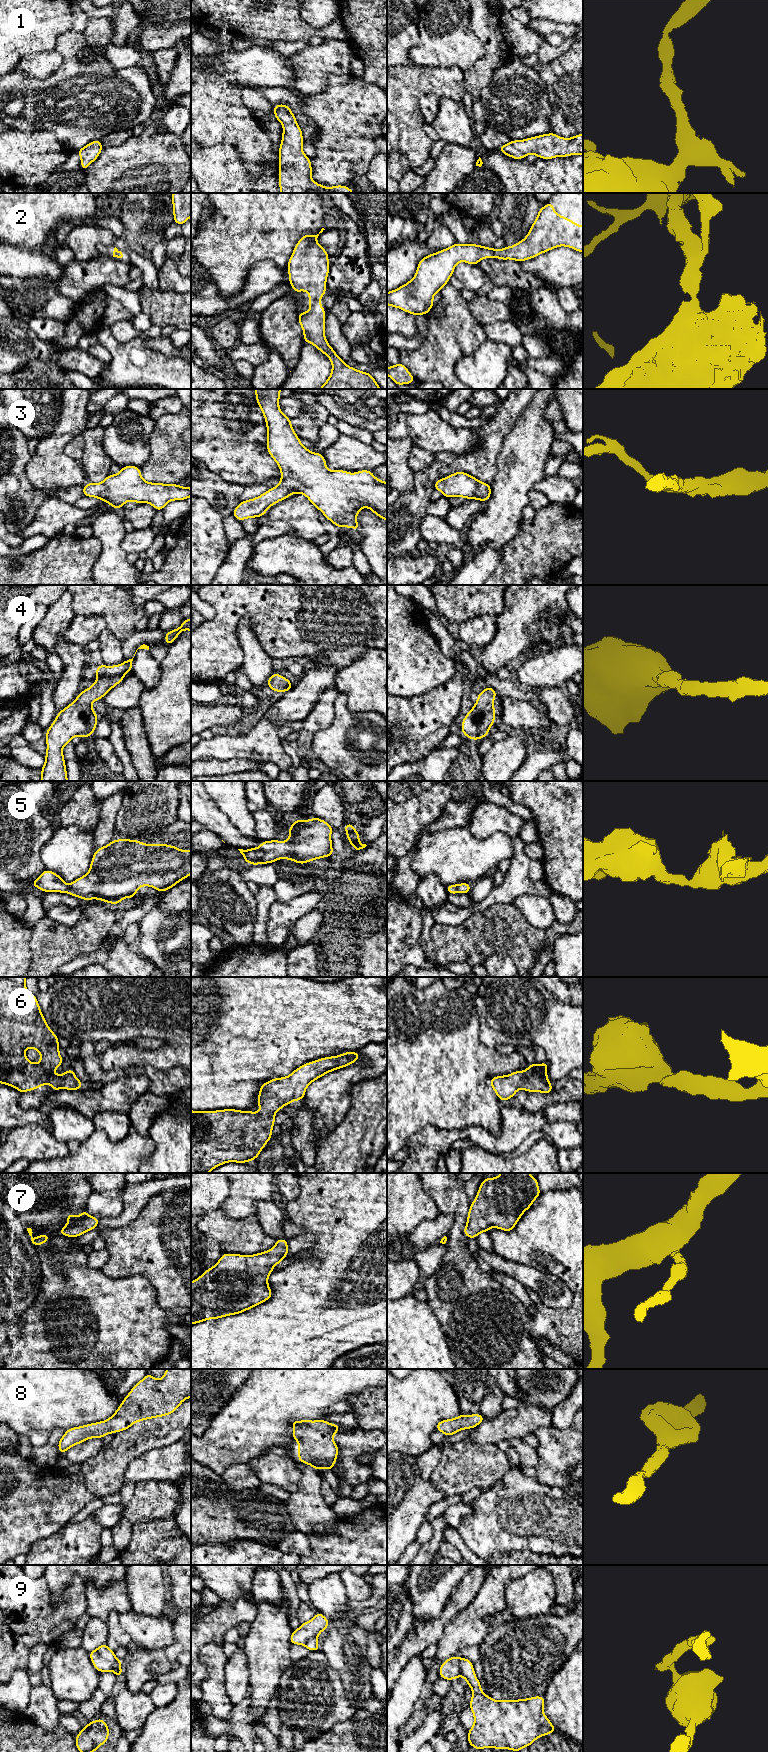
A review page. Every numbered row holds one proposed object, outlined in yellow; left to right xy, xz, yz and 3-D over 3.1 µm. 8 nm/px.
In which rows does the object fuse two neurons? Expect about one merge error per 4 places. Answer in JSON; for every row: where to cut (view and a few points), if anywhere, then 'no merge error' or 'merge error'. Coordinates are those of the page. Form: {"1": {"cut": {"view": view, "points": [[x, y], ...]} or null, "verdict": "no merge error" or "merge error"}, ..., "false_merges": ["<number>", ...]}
{"1": {"cut": null, "verdict": "no merge error"}, "2": {"cut": null, "verdict": "no merge error"}, "3": {"cut": null, "verdict": "no merge error"}, "4": {"cut": null, "verdict": "no merge error"}, "5": {"cut": null, "verdict": "no merge error"}, "6": {"cut": null, "verdict": "no merge error"}, "7": {"cut": null, "verdict": "no merge error"}, "8": {"cut": null, "verdict": "no merge error"}, "9": {"cut": {"view": "yz", "points": [[462, 1658], [460, 1674]]}, "verdict": "merge error"}, "false_merges": ["9"]}

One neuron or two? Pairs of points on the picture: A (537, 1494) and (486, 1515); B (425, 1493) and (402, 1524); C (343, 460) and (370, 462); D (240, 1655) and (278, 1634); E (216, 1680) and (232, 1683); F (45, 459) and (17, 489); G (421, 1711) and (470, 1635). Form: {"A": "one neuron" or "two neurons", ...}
{"A": "one neuron", "B": "one neuron", "C": "one neuron", "D": "two neurons", "E": "two neurons", "F": "two neurons", "G": "one neuron"}

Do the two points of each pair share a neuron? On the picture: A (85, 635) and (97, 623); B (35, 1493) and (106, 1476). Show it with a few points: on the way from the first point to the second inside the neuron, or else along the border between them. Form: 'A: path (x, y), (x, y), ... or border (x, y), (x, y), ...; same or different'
A: path (88, 632), (94, 626); same
B: border (80, 1471), (86, 1488), (95, 1497); different

